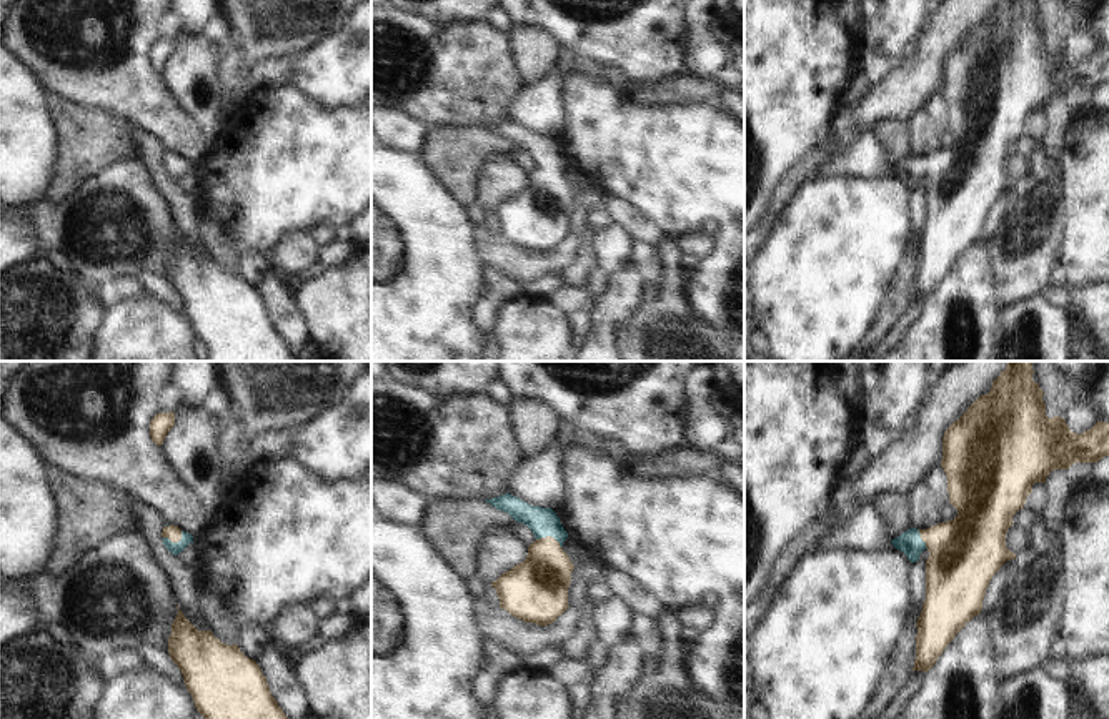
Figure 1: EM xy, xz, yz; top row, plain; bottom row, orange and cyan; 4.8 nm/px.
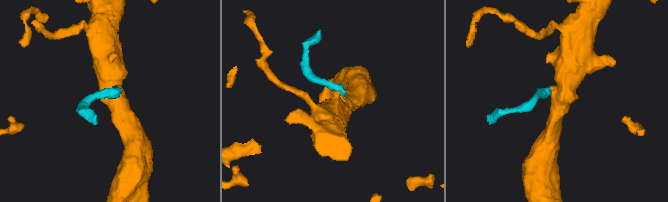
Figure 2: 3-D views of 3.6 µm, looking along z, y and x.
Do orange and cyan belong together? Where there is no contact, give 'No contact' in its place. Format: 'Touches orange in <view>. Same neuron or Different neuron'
Touches orange in xz. Same neuron

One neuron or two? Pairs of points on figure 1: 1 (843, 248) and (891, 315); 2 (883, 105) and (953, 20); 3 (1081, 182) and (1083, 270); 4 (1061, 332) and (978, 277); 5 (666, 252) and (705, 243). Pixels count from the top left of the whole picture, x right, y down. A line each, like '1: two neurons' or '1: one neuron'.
1: two neurons
2: one neuron
3: one neuron
4: two neurons
5: two neurons

